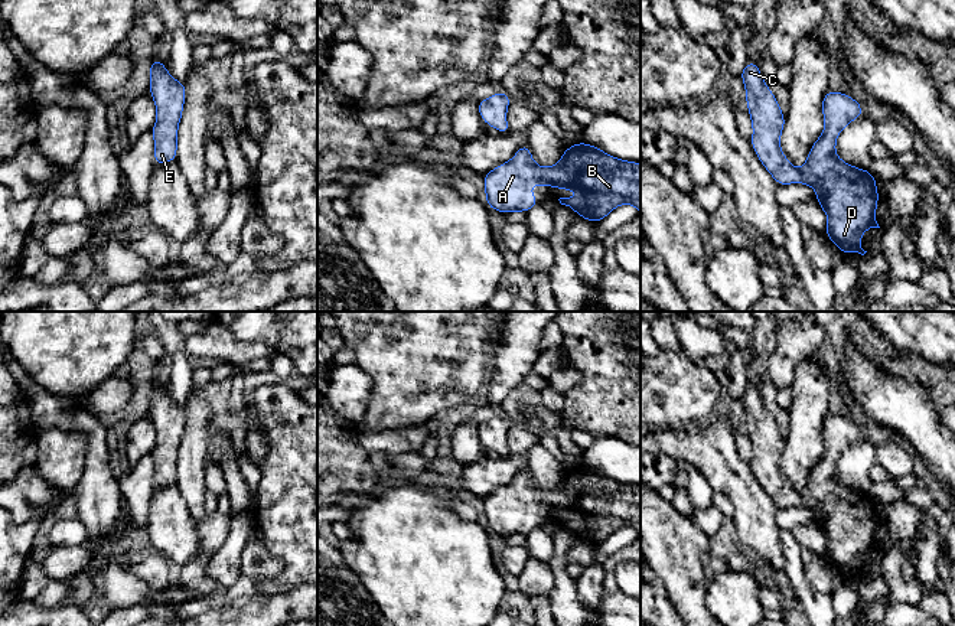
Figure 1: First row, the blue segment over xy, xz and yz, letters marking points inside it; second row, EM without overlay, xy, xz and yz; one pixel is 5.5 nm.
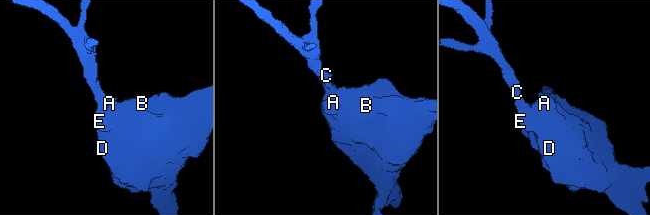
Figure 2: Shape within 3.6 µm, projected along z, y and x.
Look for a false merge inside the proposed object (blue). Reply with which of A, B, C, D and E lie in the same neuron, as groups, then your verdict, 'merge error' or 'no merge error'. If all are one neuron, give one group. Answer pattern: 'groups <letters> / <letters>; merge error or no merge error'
groups A B C D E; no merge error

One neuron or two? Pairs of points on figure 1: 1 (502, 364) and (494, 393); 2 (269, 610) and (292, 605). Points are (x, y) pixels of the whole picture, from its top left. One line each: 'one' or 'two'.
1: one
2: one

